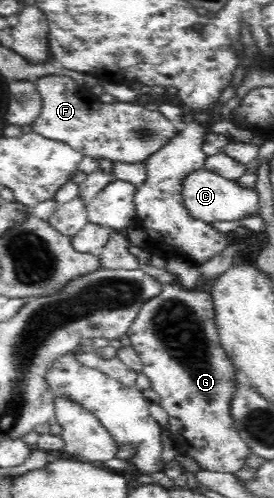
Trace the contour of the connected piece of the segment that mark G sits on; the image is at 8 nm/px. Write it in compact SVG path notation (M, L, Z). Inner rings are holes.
M163 284L160 295L145 301L130 325L127 335L131 346L142 360L142 373L151 381L152 391L160 396L159 403L168 414L167 432L179 453L193 456L201 470L236 473L247 468L252 451L234 427L230 403L236 387L237 371L232 359L221 346L216 329L213 297L207 286L187 290L178 284Z

